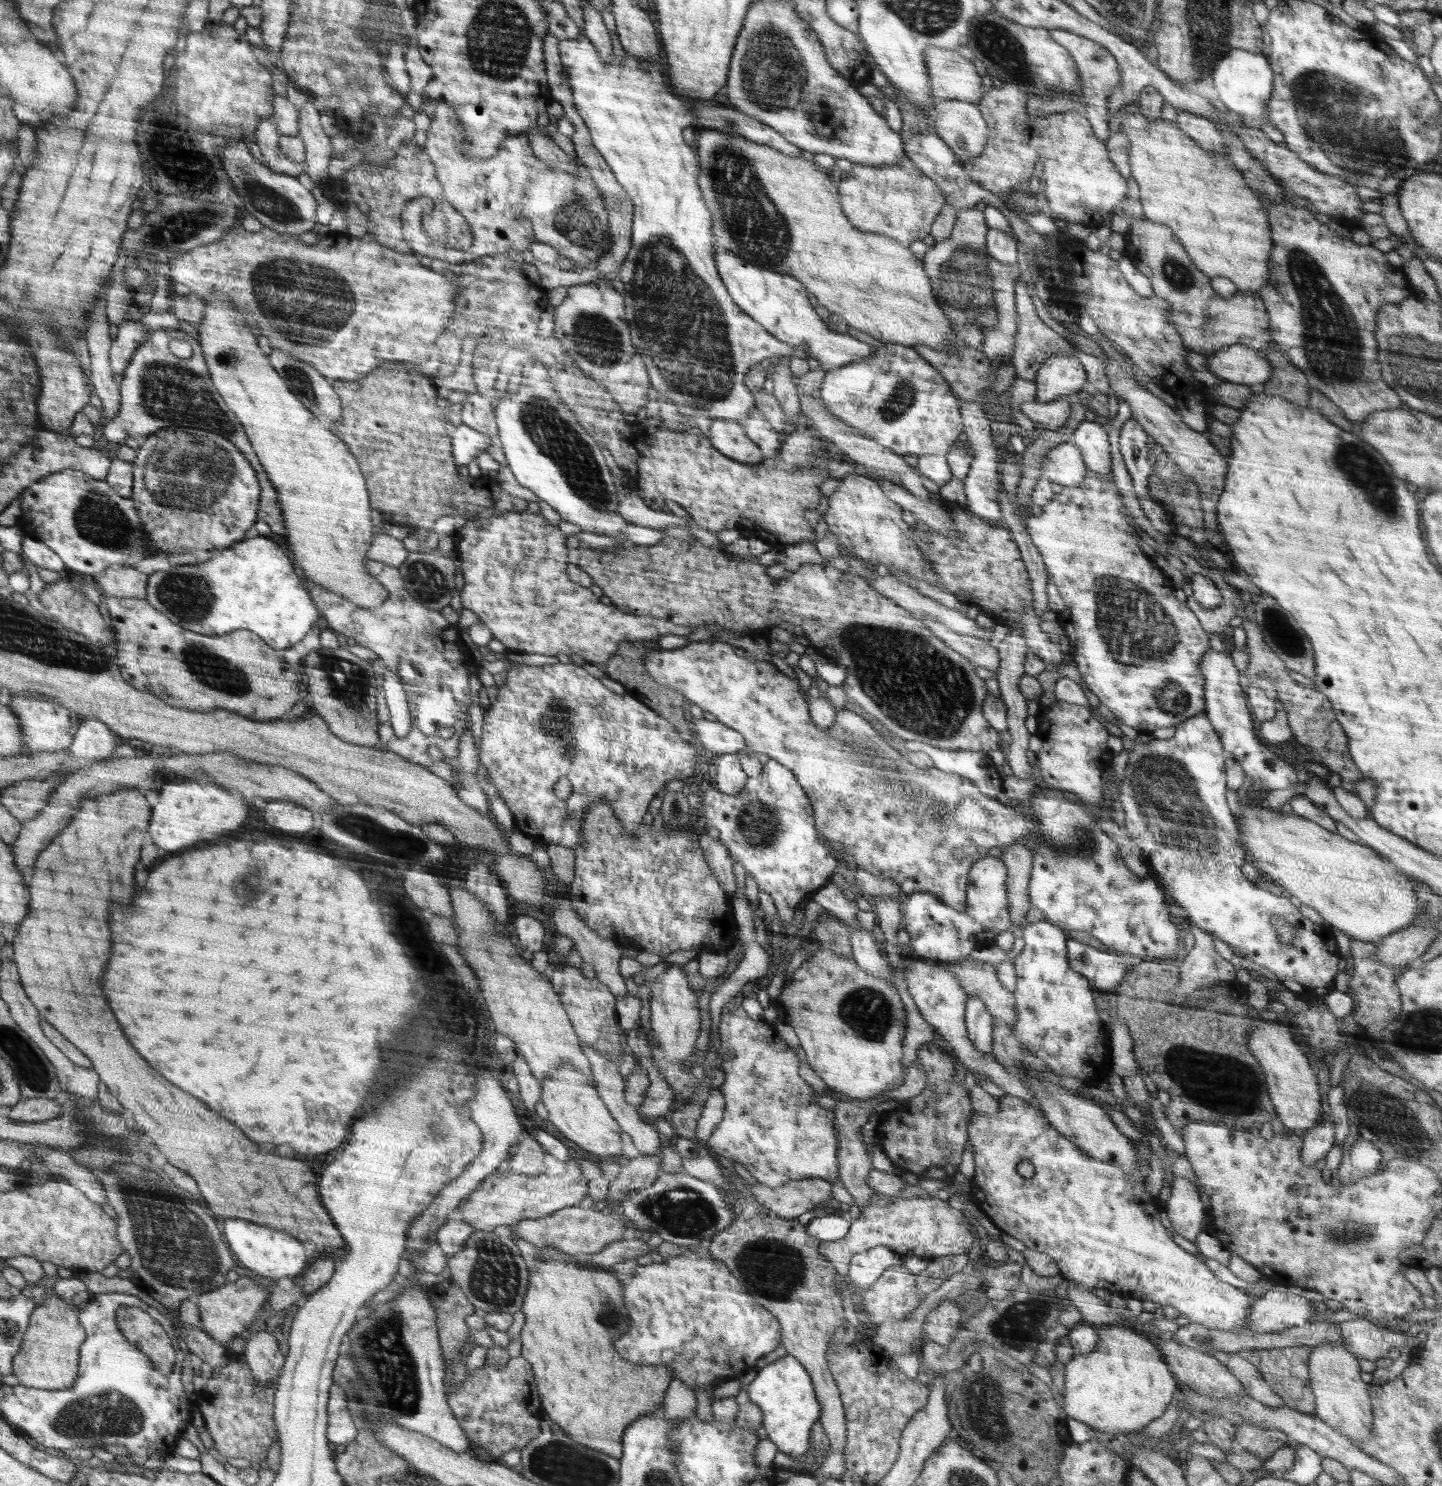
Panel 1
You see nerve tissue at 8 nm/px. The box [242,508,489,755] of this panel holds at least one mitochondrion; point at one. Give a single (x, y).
(427, 582)

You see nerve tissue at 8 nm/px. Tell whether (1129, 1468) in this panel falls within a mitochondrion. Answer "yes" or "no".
no

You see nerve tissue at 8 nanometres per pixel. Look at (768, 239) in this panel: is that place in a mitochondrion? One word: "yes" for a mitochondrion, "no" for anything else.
yes

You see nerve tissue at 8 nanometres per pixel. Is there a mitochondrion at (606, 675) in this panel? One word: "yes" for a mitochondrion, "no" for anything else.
no

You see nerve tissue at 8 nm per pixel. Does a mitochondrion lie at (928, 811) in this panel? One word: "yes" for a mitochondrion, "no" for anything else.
yes

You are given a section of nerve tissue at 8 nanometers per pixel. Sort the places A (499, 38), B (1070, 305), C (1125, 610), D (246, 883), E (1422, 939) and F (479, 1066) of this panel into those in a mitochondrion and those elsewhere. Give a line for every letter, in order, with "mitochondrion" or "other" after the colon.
A: mitochondrion
B: other
C: mitochondrion
D: mitochondrion
E: other
F: other

